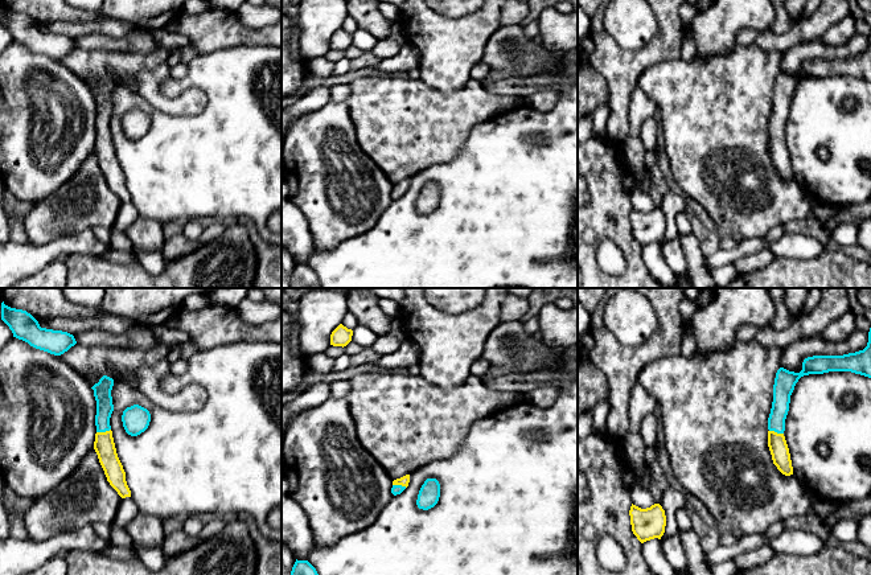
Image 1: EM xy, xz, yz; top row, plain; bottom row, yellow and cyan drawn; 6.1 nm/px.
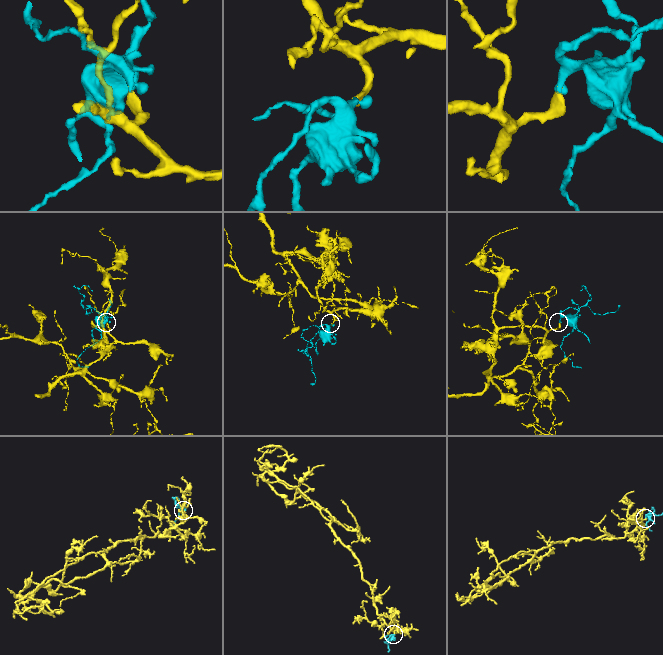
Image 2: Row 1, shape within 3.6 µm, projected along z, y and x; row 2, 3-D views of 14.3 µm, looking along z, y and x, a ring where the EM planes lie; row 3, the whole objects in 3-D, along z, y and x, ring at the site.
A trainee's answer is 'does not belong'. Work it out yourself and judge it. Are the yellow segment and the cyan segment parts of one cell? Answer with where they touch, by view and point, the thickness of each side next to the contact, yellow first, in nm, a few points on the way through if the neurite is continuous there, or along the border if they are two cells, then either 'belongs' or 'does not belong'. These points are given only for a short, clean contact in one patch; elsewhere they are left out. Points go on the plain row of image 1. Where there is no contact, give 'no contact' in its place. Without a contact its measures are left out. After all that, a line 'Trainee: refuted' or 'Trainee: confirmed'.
xy (103, 136) | 130/110 nm | across xy (105, 151), (103, 136), (102, 95) | belongs
Trainee: refuted

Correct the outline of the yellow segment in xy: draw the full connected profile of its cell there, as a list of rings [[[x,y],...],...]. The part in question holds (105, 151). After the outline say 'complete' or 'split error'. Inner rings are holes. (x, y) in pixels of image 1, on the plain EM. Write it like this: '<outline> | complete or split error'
[[[103,79],[98,87],[91,93],[96,104],[95,119],[95,145],[94,153],[98,159],[99,167],[104,174],[107,185],[118,196],[122,202],[131,201],[131,194],[126,185],[126,176],[118,161],[110,122],[114,115],[111,94],[114,83]]] | split error

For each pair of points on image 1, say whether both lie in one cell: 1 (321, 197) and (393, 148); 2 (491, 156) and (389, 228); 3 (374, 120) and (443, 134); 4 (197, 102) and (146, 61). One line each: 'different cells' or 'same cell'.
1: different cells
2: same cell
3: same cell
4: different cells

